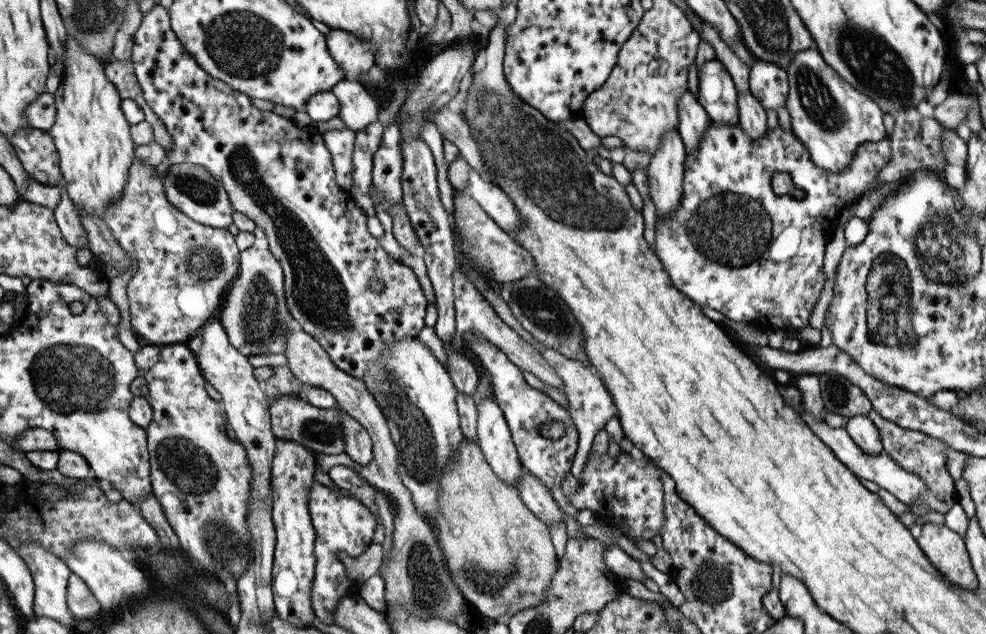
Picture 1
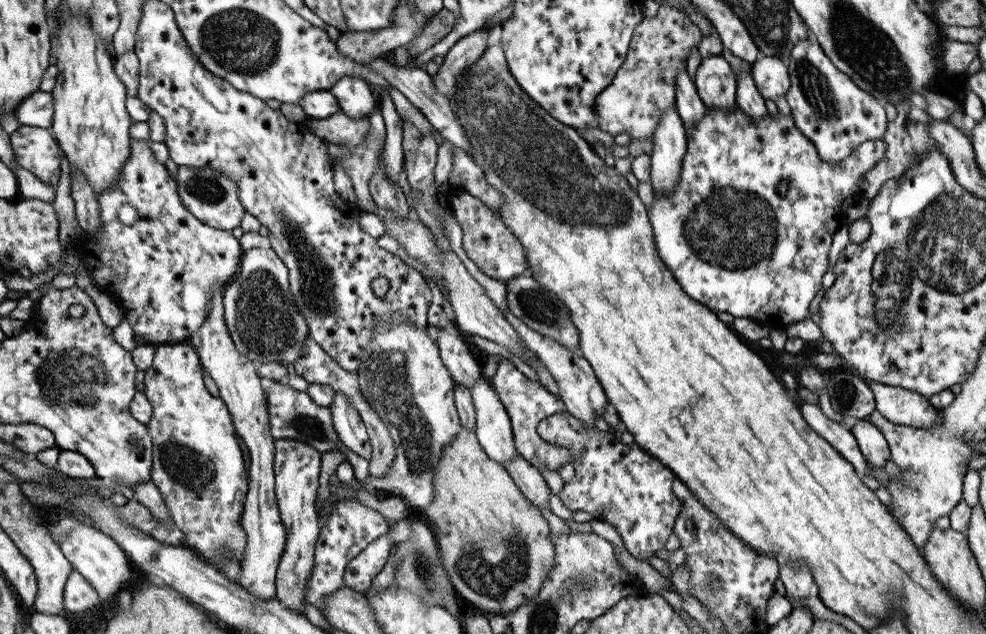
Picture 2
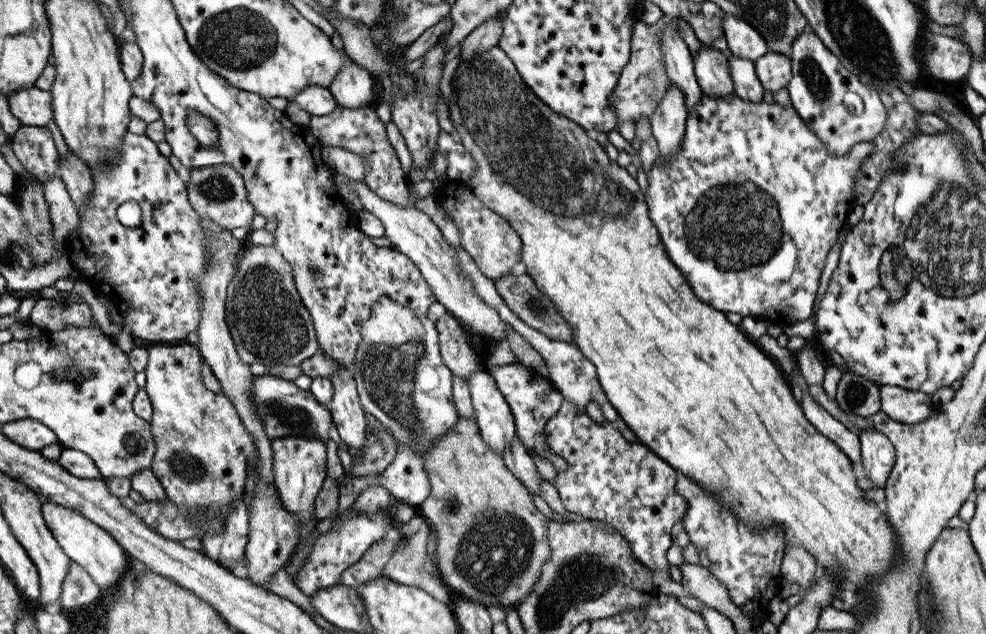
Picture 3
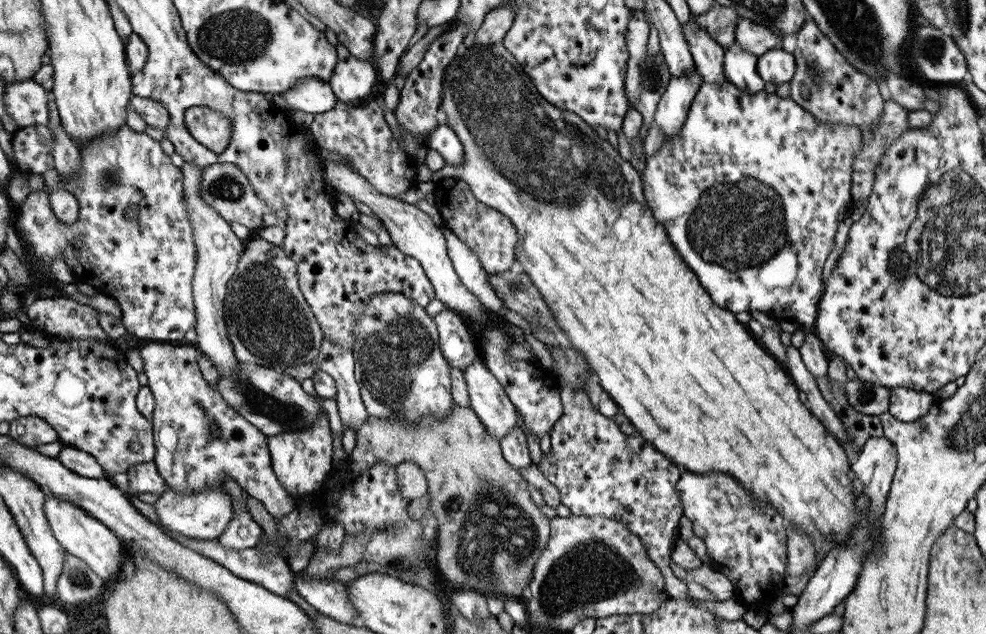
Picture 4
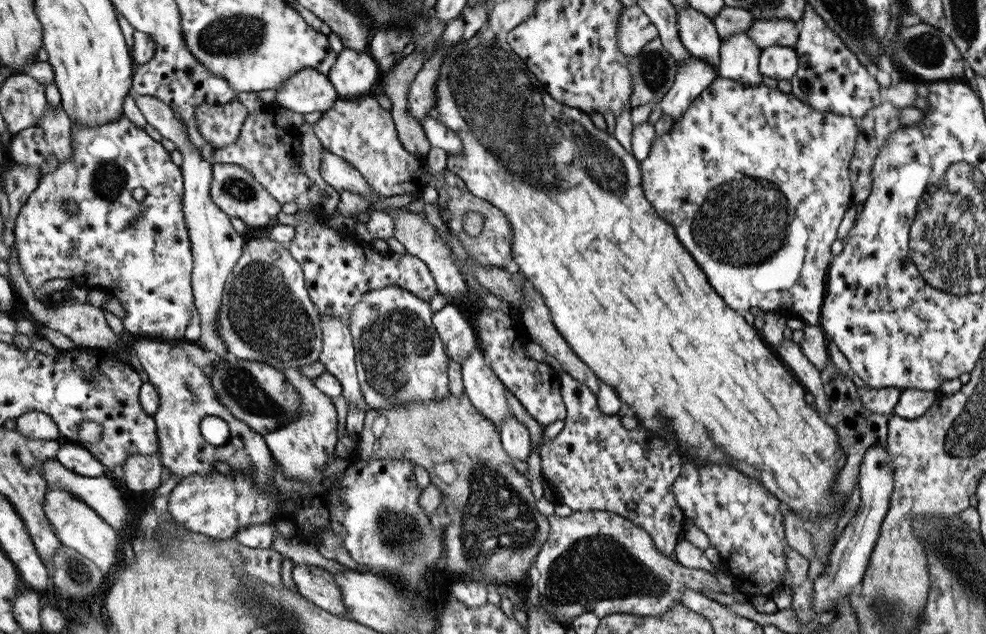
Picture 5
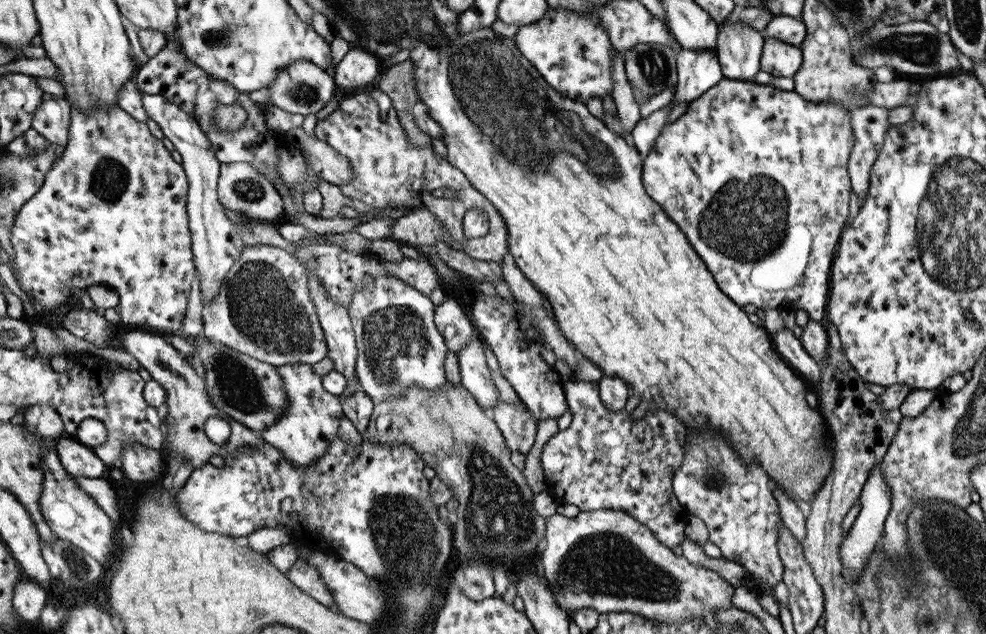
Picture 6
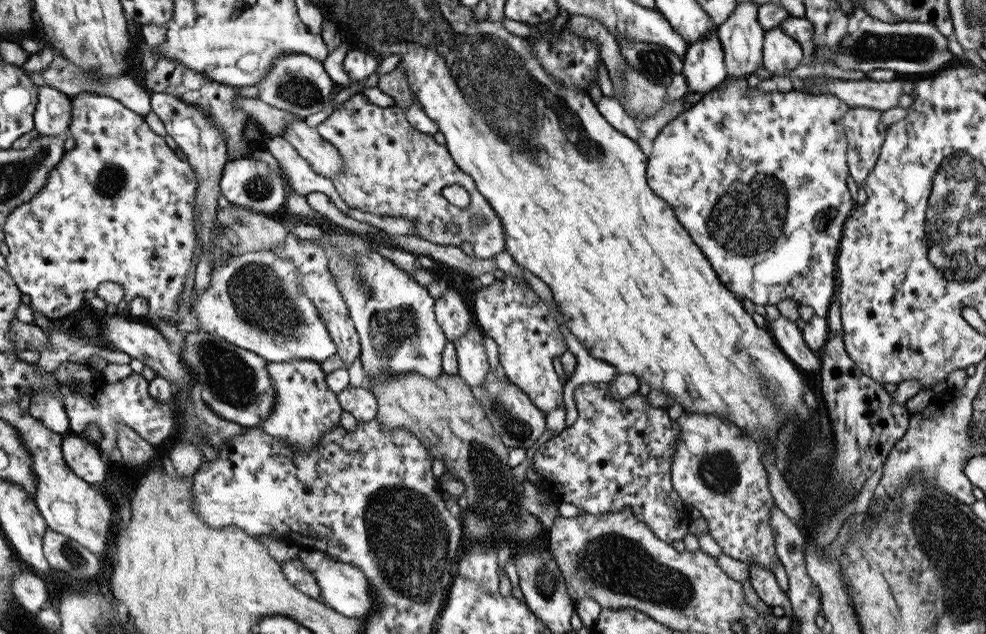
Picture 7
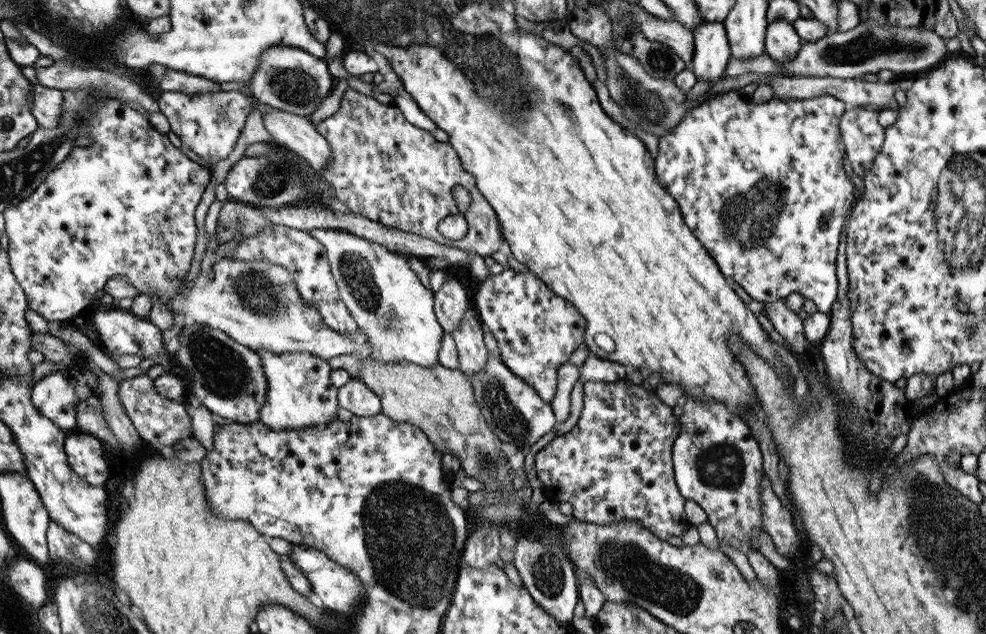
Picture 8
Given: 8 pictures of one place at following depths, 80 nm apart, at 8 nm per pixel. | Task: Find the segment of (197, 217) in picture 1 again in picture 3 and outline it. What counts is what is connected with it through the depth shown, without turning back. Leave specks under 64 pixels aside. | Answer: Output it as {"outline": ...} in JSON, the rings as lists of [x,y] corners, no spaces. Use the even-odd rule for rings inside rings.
{"outline":[[[212,165],[199,169],[186,170],[189,179],[186,181],[186,189],[191,206],[203,220],[211,220],[226,230],[234,230],[240,226],[250,227],[252,217],[256,214],[255,206],[252,206],[247,198],[246,180],[238,174],[232,166]]]}

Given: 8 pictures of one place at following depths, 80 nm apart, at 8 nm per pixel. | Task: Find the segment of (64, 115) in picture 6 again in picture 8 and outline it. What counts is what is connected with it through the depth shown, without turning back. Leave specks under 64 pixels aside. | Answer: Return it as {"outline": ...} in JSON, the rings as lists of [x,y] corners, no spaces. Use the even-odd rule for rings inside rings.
{"outline":[[[33,85],[32,114],[39,128],[57,128],[63,113],[63,91]]]}

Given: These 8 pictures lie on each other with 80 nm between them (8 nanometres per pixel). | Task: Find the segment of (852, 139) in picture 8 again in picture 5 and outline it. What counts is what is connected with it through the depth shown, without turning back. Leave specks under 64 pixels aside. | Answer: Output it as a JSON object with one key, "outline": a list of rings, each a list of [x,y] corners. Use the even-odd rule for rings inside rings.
{"outline":[[[883,102],[880,106],[869,110],[866,116],[857,121],[859,138],[856,139],[855,149],[849,166],[849,179],[853,190],[853,203],[863,203],[871,193],[871,168],[875,163],[880,149],[886,145],[888,136],[901,127],[899,119],[901,110],[891,102]]]}

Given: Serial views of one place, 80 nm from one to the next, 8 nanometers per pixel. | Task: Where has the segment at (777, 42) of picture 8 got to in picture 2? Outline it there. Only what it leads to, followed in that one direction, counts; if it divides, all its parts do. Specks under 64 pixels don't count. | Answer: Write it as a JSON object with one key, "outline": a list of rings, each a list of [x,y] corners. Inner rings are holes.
{"outline":[[[760,56],[751,63],[751,75],[765,100],[776,101],[785,96],[791,83],[788,67],[776,57]]]}

